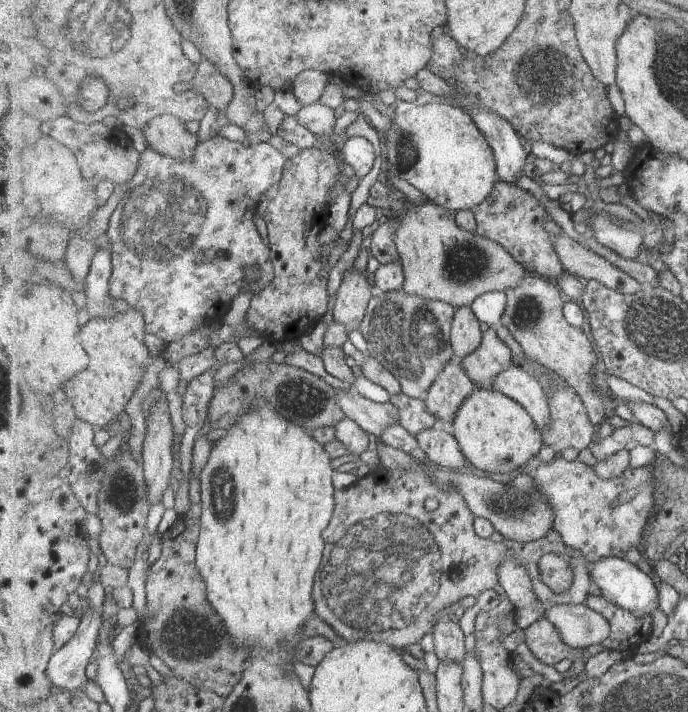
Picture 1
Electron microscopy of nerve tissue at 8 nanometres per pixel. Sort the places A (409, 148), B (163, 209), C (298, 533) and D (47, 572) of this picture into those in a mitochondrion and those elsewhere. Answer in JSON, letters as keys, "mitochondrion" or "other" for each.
{"A":"mitochondrion","B":"mitochondrion","C":"other","D":"other"}

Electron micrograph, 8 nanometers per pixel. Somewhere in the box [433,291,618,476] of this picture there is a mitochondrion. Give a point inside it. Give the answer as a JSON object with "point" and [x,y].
{"point":[527,311]}

